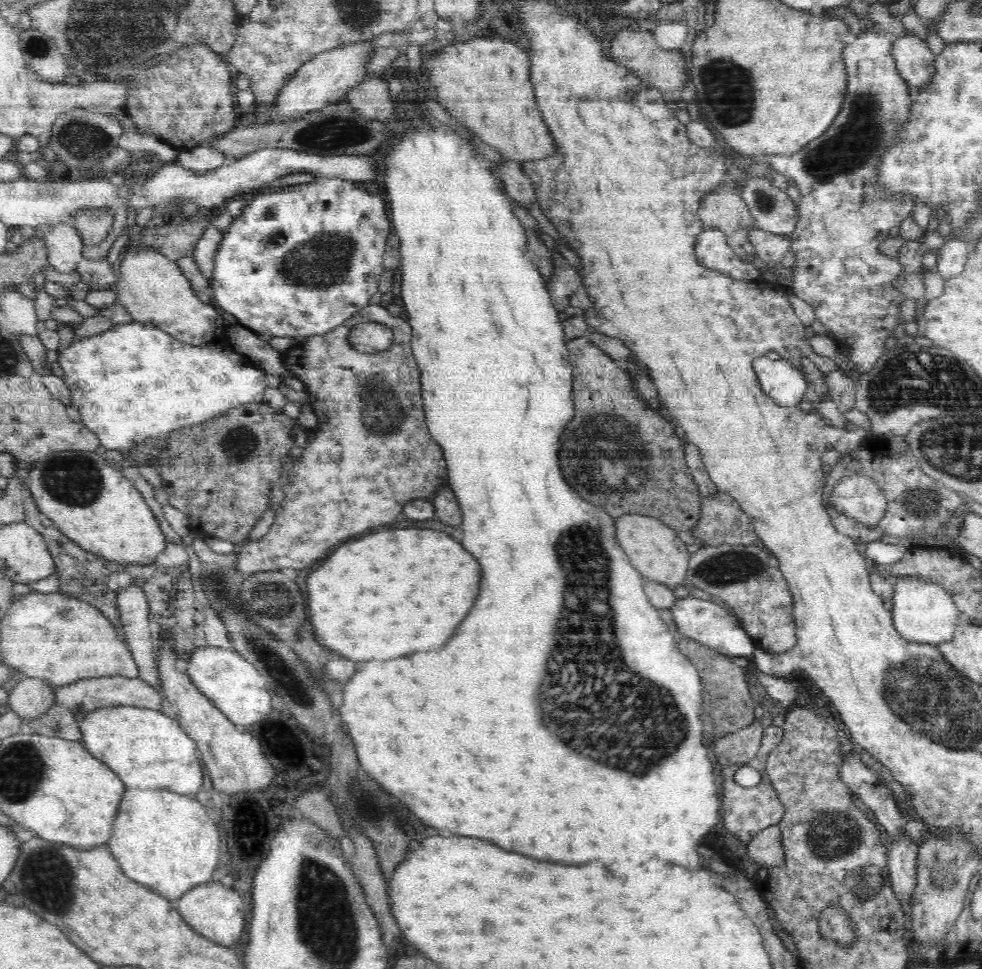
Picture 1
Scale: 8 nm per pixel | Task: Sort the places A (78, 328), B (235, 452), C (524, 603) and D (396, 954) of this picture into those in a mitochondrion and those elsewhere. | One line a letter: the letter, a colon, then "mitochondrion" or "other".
A: other
B: mitochondrion
C: other
D: other

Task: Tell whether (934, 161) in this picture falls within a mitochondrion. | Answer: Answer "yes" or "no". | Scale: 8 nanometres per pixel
no

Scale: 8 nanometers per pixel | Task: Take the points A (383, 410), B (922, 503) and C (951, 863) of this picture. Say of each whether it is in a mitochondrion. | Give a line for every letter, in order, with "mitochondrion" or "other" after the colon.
A: mitochondrion
B: mitochondrion
C: mitochondrion

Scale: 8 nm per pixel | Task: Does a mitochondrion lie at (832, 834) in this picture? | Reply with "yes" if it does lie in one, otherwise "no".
yes

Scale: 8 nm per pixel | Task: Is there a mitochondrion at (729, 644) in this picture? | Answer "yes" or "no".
no

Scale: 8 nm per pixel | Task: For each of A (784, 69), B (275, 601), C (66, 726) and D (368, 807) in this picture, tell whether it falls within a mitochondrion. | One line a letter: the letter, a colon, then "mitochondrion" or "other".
A: other
B: mitochondrion
C: other
D: mitochondrion

